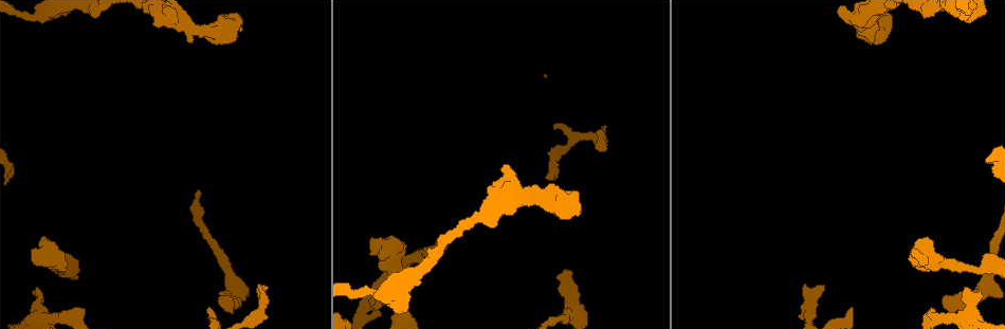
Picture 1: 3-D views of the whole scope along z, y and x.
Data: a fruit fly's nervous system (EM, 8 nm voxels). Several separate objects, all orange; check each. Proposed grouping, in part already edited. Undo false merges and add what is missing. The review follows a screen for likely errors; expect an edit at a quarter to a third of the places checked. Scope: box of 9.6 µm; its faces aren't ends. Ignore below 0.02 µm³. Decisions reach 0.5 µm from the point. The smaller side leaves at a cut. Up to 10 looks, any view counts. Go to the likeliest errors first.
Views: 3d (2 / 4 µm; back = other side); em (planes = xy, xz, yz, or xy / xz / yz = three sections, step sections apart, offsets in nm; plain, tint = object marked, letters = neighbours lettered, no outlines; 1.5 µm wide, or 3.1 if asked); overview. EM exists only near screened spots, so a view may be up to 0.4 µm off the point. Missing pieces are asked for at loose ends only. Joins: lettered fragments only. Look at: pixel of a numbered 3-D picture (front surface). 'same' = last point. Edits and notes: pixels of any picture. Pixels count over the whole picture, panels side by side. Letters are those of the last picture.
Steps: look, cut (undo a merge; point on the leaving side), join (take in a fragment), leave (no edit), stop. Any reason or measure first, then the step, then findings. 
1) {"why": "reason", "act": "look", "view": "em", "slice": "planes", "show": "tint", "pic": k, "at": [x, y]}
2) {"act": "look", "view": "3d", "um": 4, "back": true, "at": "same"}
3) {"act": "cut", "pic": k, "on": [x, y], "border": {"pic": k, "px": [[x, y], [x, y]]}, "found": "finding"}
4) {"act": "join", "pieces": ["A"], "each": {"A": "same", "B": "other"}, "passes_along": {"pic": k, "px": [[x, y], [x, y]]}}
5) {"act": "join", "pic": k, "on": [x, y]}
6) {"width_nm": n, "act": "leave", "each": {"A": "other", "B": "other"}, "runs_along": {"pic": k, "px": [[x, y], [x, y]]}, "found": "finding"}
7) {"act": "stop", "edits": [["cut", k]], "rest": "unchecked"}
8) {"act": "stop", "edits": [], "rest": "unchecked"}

{"why": "calibre changes", "act": "look", "view": "em", "slice": "xy", "step": 8, "show": "tint", "pic": 1, "at": [882, 24]}

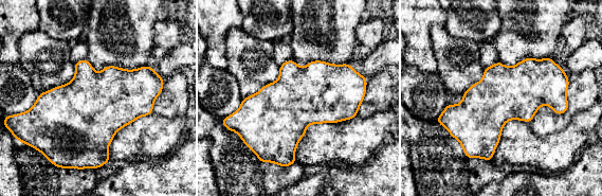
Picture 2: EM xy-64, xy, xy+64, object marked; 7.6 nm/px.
{"why": "cut it another way", "act": "look", "view": "em", "slice": "planes", "show": "letters", "at": "same"}

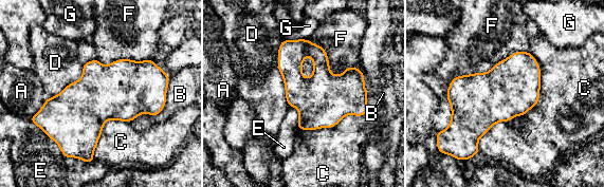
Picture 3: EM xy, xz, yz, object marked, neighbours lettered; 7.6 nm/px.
{"width_nm": 440, "act": "leave", "each": {"A": "other", "B": "other", "C": "other", "D": "other", "E": "other", "F": "other", "G": "other"}, "found": "continuous, no second neuron"}

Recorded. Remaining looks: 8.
{"why": "an open end", "act": "look", "view": "em", "slice": "planes", "show": "letters", "pic": 1, "at": [943, 299]}

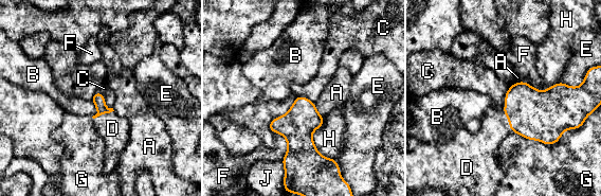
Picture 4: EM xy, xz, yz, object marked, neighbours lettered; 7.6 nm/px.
{"act": "join", "pic": 4, "on": [112, 128], "each": {"A": "other", "B": "other", "C": "other", "D": "same", "E": "other", "F": "other", "G": "other", "H": "other", "J": "other"}, "passes_along": {"pic": 4, "px": [[98, 99], [103, 113], [112, 128]]}, "found": "it goes on there"}

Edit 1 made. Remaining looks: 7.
{"act": "look", "view": "overview"}

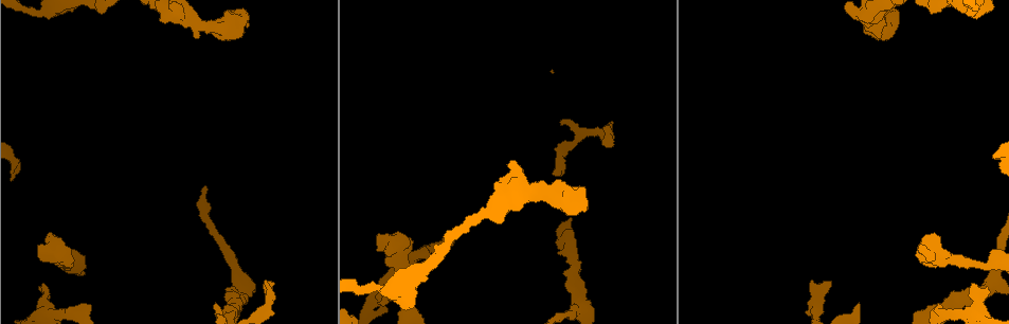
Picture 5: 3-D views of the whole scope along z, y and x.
{"why": "an open end", "act": "look", "view": "em", "slice": "planes", "show": "letters", "pic": 5, "at": [378, 238]}

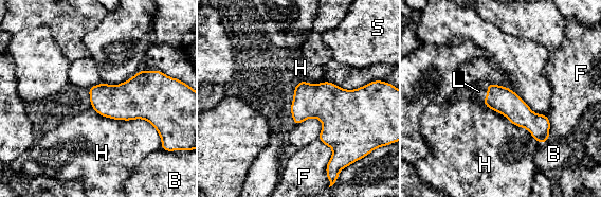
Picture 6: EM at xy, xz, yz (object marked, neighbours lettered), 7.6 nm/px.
{"longest_contact_nm": ["H", 600], "act": "join", "pic": 6, "on": [478, 91], "each": {"B": "other", "F": "other", "H": "other", "L": "same", "S": "other"}, "passes_along": {"pic": 6, "px": [[502, 100], [487, 93], [478, 91]]}, "found": "it goes on there"}

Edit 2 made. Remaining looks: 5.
{"act": "look", "view": "overview"}

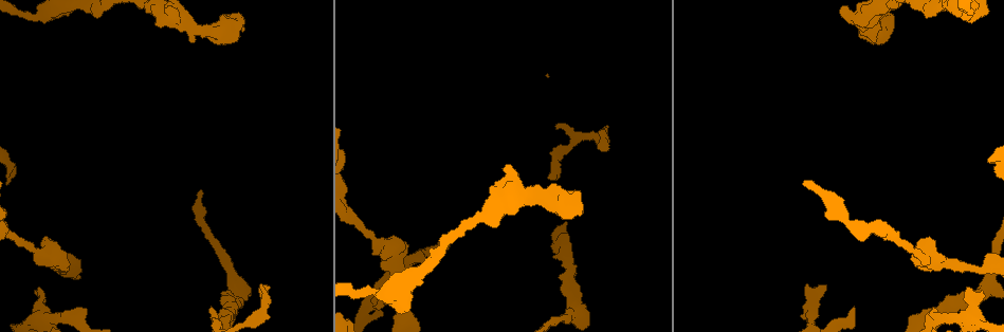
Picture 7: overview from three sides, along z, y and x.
{"act": "look", "view": "em", "slice": "planes", "show": "plain", "pic": 7, "at": [372, 307]}

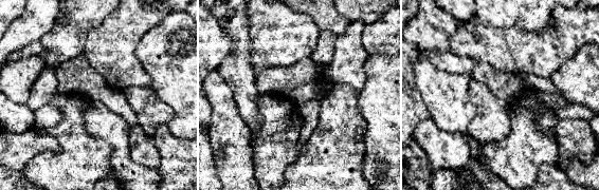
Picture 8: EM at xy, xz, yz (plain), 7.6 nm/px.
{"act": "look", "view": "em", "slice": "planes", "show": "letters", "at": "same"}

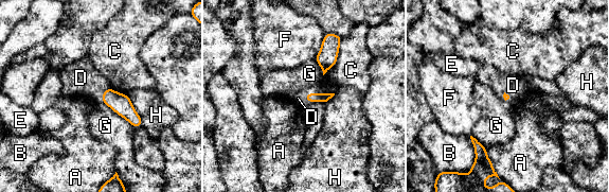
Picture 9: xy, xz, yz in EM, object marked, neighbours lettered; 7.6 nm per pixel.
{"act": "join", "pic": 9, "on": [298, 98], "each": {"A": "other", "B": "other", "C": "other", "D": "same", "E": "other", "F": "other", "G": "other", "H": "other"}, "passes_along": {"pic": 9, "px": [[323, 98], [316, 93], [298, 98]]}, "found": "the neuron continues"}

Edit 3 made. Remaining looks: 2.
{"act": "stop", "edits": [["join", 4], ["join", 6], ["join", 9]], "rest": "unchecked"}

